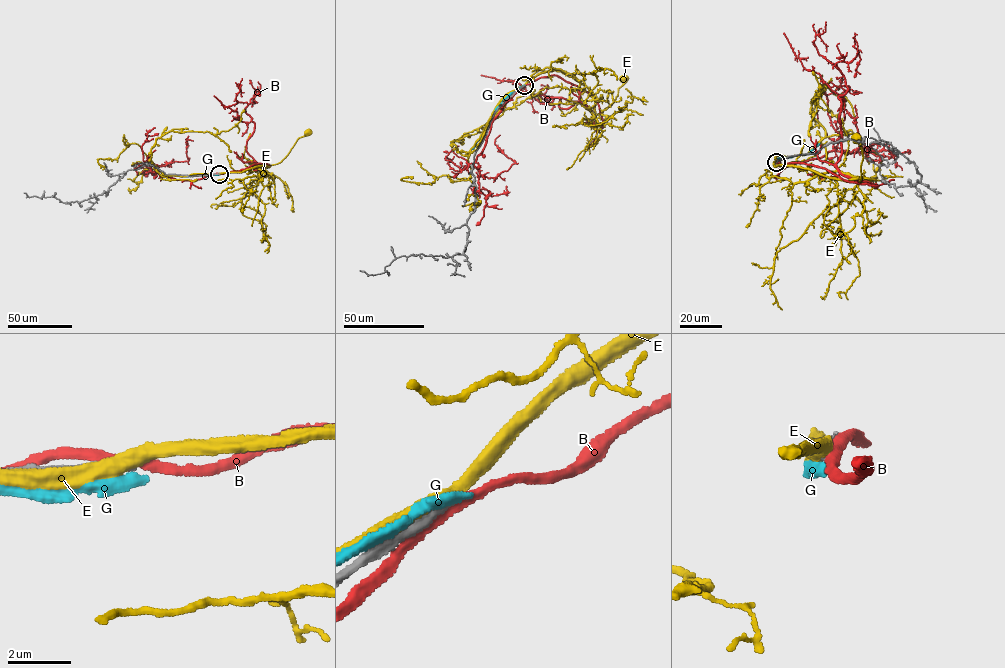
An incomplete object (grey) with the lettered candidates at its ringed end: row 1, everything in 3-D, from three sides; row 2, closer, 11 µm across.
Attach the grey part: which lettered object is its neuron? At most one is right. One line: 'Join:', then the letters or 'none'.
Join: none

